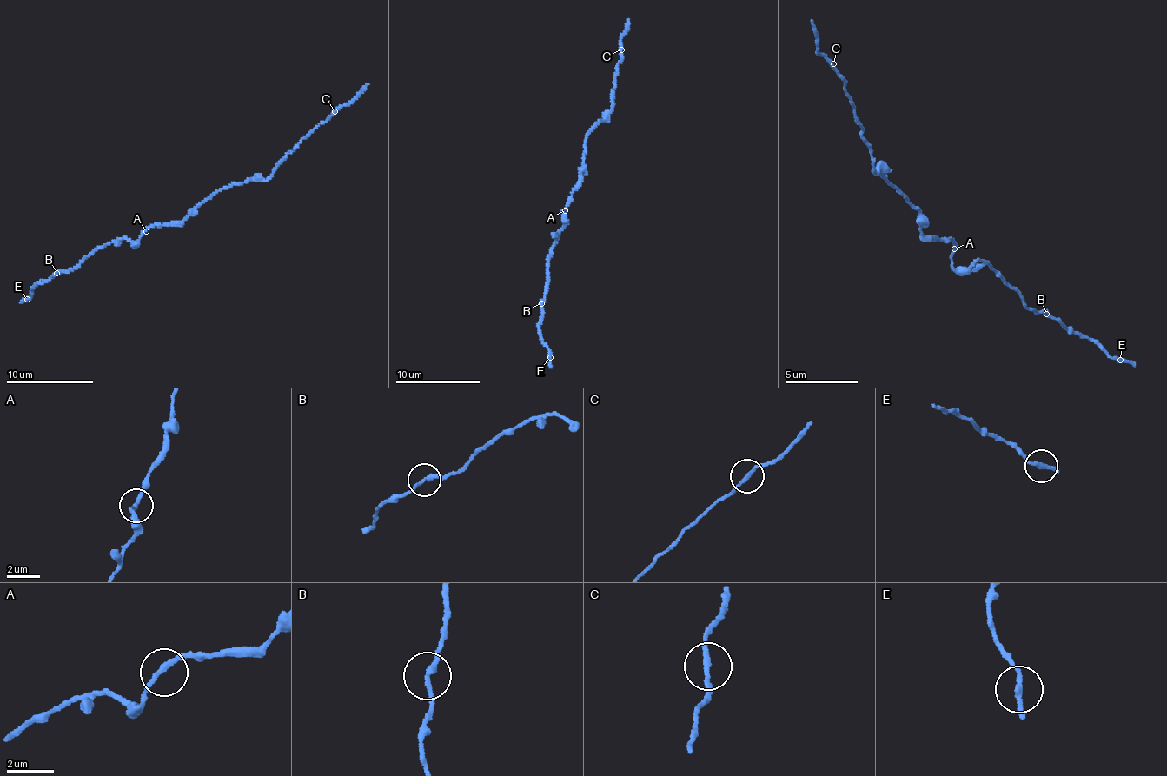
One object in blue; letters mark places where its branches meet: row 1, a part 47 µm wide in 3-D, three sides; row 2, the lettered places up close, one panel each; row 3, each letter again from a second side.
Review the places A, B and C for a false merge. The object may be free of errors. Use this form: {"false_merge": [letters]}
{"false_merge": []}

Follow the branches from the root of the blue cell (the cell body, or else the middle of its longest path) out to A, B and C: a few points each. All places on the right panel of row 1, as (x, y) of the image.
A: (921, 232), (923, 235), (936, 234), (940, 240), (950, 239), (954, 248)
B: (921, 232), (950, 239), (953, 269), (970, 268), (976, 261), (987, 260), (1019, 291), (1027, 308), (1048, 313)
C: (921, 232), (916, 208), (895, 192), (885, 172), (878, 174), (857, 109), (833, 63)

